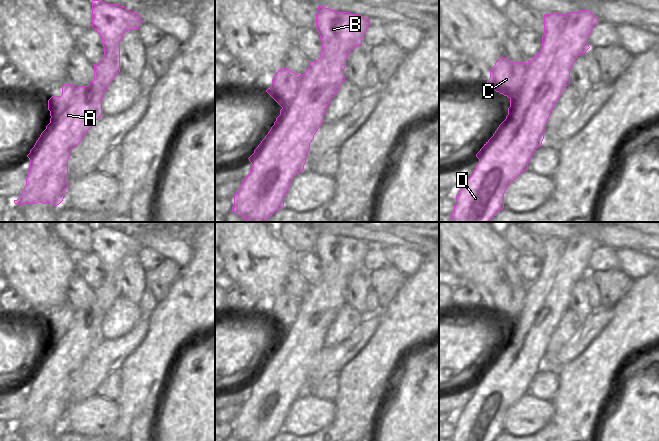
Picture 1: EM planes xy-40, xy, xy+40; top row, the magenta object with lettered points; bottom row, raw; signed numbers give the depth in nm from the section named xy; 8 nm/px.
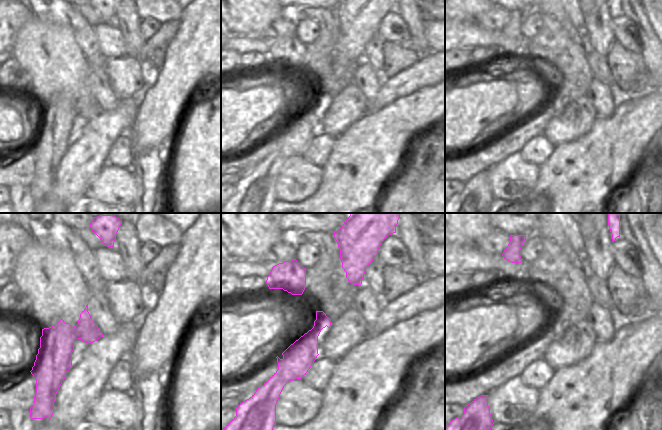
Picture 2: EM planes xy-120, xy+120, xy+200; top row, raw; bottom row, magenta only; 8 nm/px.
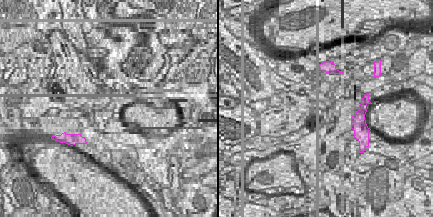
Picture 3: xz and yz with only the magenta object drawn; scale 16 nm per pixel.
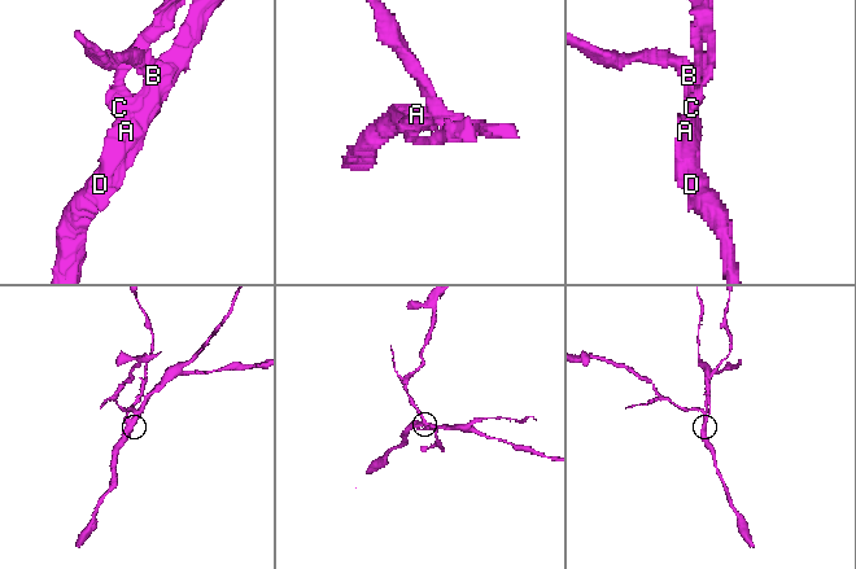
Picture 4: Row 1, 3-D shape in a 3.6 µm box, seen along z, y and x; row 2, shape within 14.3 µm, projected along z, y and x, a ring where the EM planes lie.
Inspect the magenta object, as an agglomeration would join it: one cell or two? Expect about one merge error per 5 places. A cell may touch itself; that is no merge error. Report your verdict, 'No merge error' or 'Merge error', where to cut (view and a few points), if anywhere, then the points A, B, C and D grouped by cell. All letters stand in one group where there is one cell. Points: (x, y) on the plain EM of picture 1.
Merge error. Split along xy+40 (527, 287), (524, 308), (510, 322). Groups: A B D / C.

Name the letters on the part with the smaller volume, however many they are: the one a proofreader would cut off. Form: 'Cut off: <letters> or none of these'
Cut off: C

